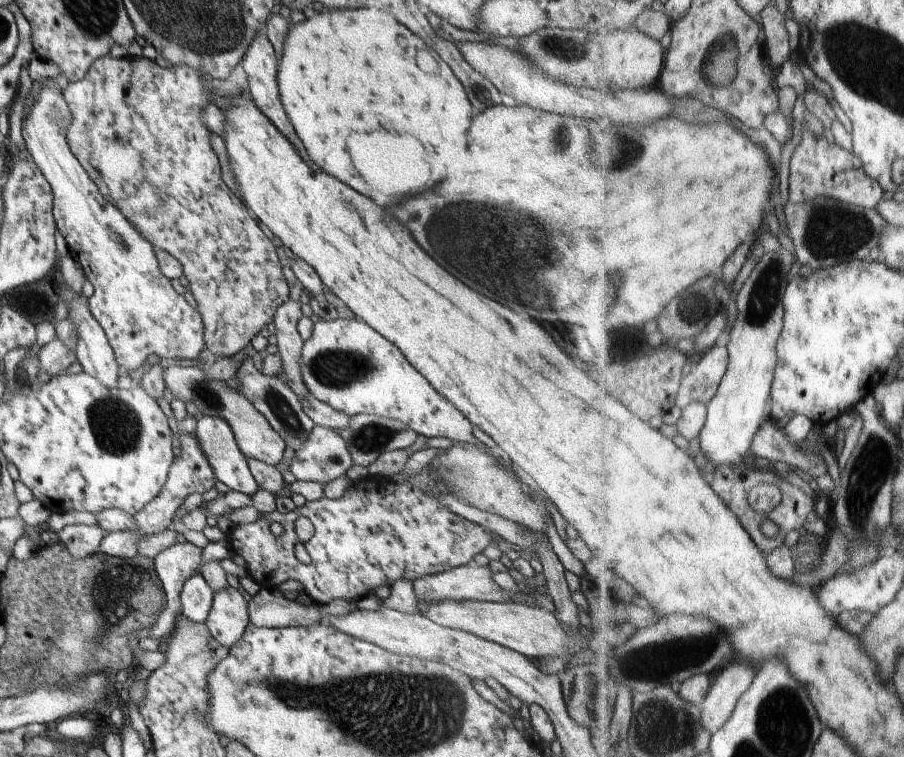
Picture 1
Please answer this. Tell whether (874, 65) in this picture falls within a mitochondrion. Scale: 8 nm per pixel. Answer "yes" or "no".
yes

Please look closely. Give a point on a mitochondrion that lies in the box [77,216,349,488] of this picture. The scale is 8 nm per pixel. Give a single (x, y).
(116, 427)

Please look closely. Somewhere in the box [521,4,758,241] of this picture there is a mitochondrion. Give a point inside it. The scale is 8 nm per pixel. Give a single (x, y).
(719, 64)

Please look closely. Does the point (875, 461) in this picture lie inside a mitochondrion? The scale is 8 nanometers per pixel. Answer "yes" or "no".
yes

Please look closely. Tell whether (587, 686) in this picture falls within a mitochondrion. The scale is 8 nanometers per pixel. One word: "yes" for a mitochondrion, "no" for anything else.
yes

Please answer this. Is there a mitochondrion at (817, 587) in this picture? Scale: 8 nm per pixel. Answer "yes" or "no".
no

